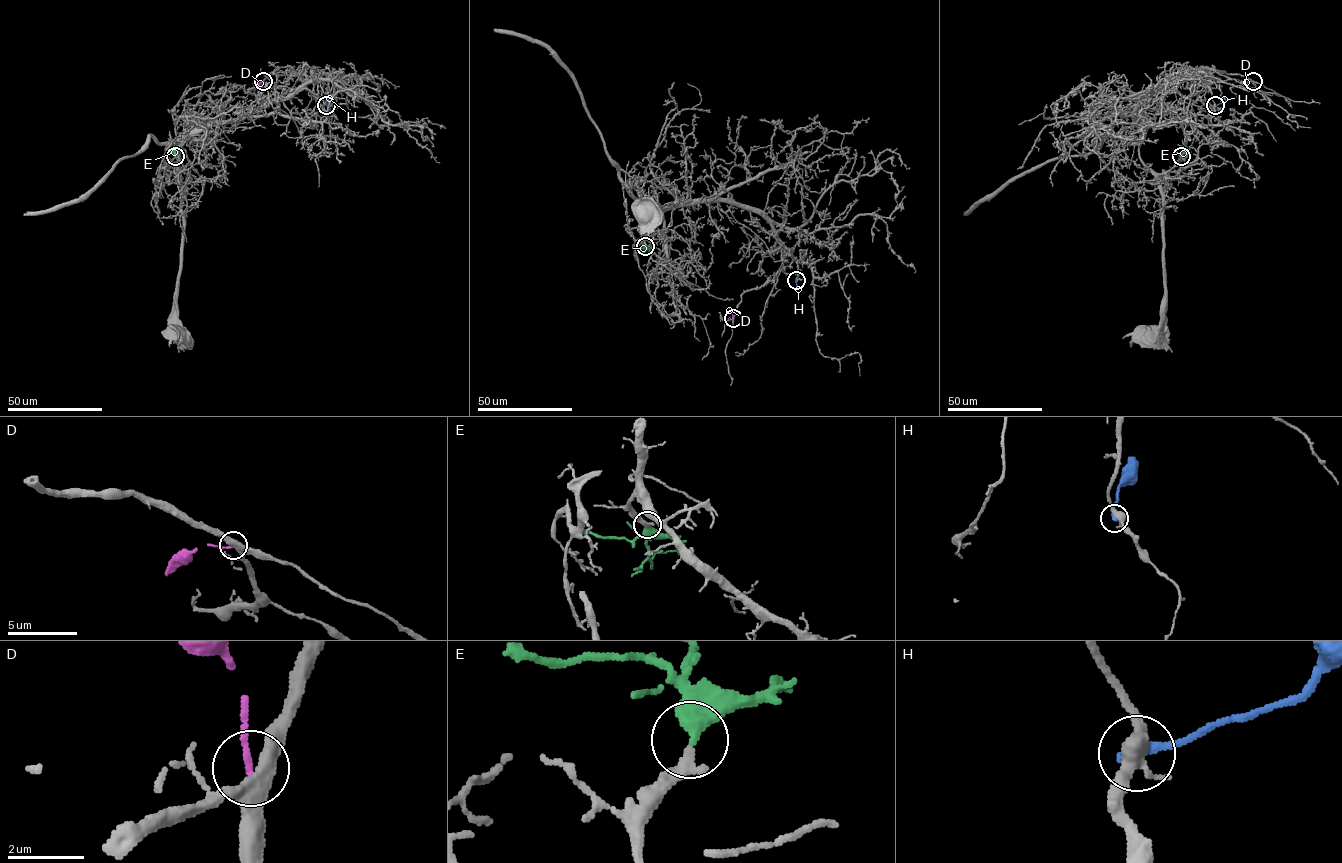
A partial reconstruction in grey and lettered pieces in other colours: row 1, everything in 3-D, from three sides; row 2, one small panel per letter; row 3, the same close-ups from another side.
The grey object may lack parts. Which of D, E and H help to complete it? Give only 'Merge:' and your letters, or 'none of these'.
Merge: E

